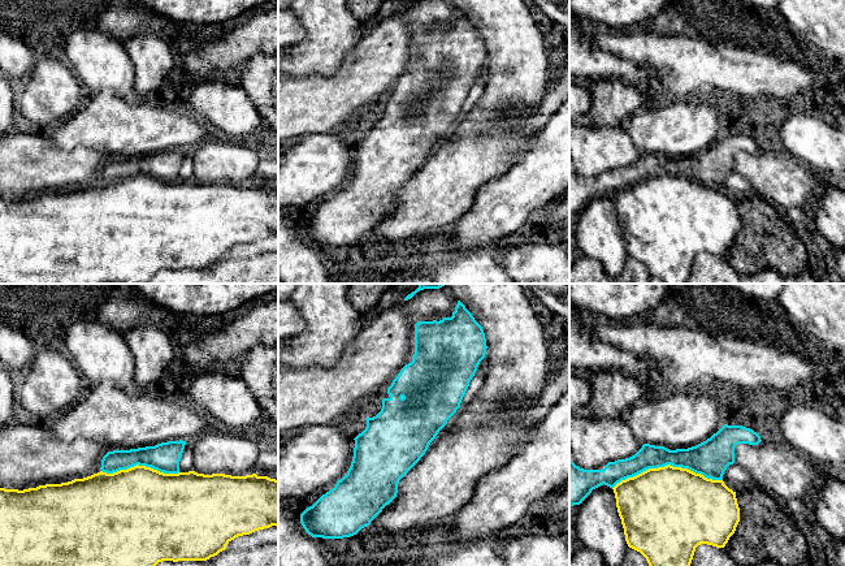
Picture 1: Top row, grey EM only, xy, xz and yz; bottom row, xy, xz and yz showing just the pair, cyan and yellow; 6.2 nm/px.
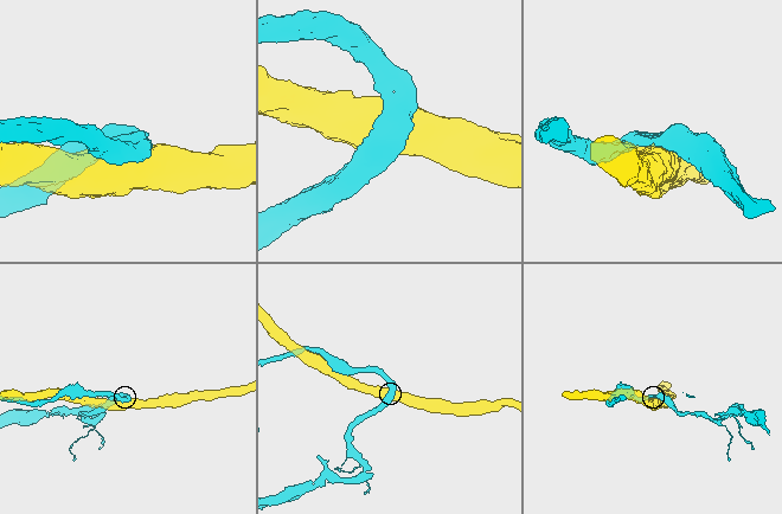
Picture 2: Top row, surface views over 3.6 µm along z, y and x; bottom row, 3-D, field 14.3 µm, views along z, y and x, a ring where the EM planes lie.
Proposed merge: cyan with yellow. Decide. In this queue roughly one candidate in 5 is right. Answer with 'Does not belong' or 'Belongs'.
Does not belong

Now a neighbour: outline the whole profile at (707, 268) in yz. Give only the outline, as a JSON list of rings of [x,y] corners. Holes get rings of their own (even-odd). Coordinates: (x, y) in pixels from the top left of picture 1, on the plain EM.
[[[701,252],[685,284],[784,284],[784,276],[775,269],[742,275],[724,256]]]

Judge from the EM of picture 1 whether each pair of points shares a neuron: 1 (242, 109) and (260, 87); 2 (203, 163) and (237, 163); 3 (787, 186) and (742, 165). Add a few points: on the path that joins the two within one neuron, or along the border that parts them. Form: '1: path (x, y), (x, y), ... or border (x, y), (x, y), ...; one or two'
1: border (233, 78), (246, 93), (264, 121); two
2: path (211, 163), (229, 163); one
3: path (776, 176), (753, 167); one

